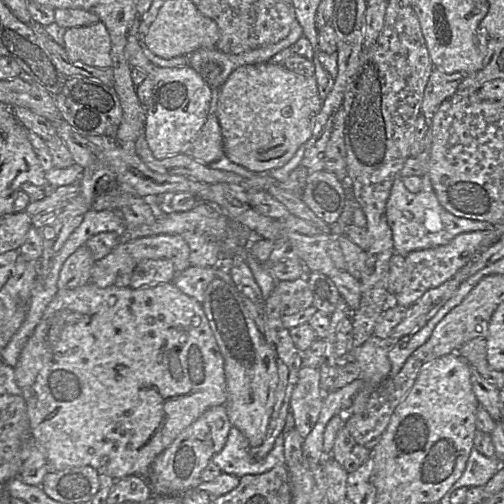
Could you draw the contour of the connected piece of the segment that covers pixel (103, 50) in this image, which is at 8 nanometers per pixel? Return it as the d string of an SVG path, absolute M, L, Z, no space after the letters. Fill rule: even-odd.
M101 21L91 26L67 29L63 48L72 61L100 69L112 66L111 39Z

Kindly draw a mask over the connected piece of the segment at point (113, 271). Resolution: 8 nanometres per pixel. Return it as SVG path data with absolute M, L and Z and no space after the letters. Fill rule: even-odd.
M159 235L121 242L109 255L94 263L91 270L90 282L99 288L107 288L110 286L120 288L130 287L132 274L141 261L146 259L167 259L173 263L176 272L180 273L190 267L189 255L189 246L182 235Z

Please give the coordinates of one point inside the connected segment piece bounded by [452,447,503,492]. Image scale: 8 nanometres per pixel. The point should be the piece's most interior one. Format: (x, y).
(479, 469)

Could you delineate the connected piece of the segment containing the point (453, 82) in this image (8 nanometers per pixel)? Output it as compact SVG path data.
M434 68L424 90L421 113L430 119L440 104L457 91L464 77L461 72L447 74Z

